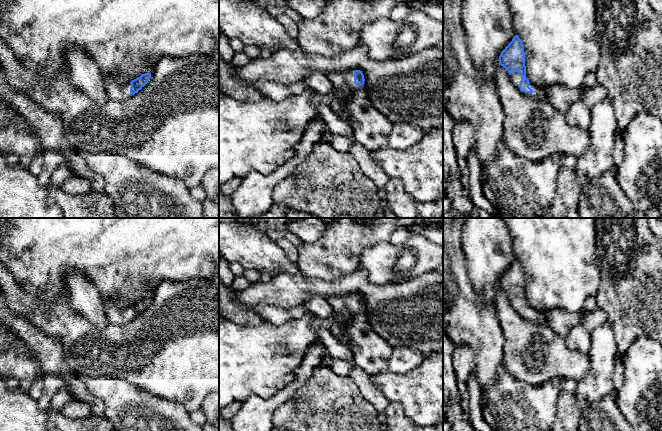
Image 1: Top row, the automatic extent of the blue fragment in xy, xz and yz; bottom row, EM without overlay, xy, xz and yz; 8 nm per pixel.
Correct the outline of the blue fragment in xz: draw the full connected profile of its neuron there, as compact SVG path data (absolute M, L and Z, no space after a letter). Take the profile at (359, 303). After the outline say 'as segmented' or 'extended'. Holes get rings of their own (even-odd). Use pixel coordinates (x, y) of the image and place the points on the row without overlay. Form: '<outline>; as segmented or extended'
M355 293L336 295L329 297L327 301L334 311L342 312L347 310L350 314L345 330L352 345L351 351L354 363L369 375L386 374L388 372L388 362L393 348L380 337L370 325L362 295Z; extended

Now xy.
M147 293L145 298L125 308L120 308L117 303L109 299L102 299L108 322L122 325L132 321L148 307L152 295L152 293Z; extended

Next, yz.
M518 259L501 276L499 289L508 295L512 307L521 317L552 328L563 339L571 328L582 324L583 318L589 313L587 309L572 313L560 308L539 311L530 307L526 299L524 270Z; extended

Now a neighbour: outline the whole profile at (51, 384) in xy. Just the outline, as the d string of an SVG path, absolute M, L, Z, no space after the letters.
M42 374L43 389L40 398L38 399L38 405L43 411L51 406L51 399L54 394L65 386L65 382L62 378L55 375Z

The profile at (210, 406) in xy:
M219 391L207 395L200 409L205 413L208 423L219 421Z

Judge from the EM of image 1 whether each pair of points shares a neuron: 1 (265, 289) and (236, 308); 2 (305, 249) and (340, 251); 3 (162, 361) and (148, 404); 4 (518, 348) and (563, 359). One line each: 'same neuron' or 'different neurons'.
1: different neurons
2: same neuron
3: different neurons
4: same neuron

